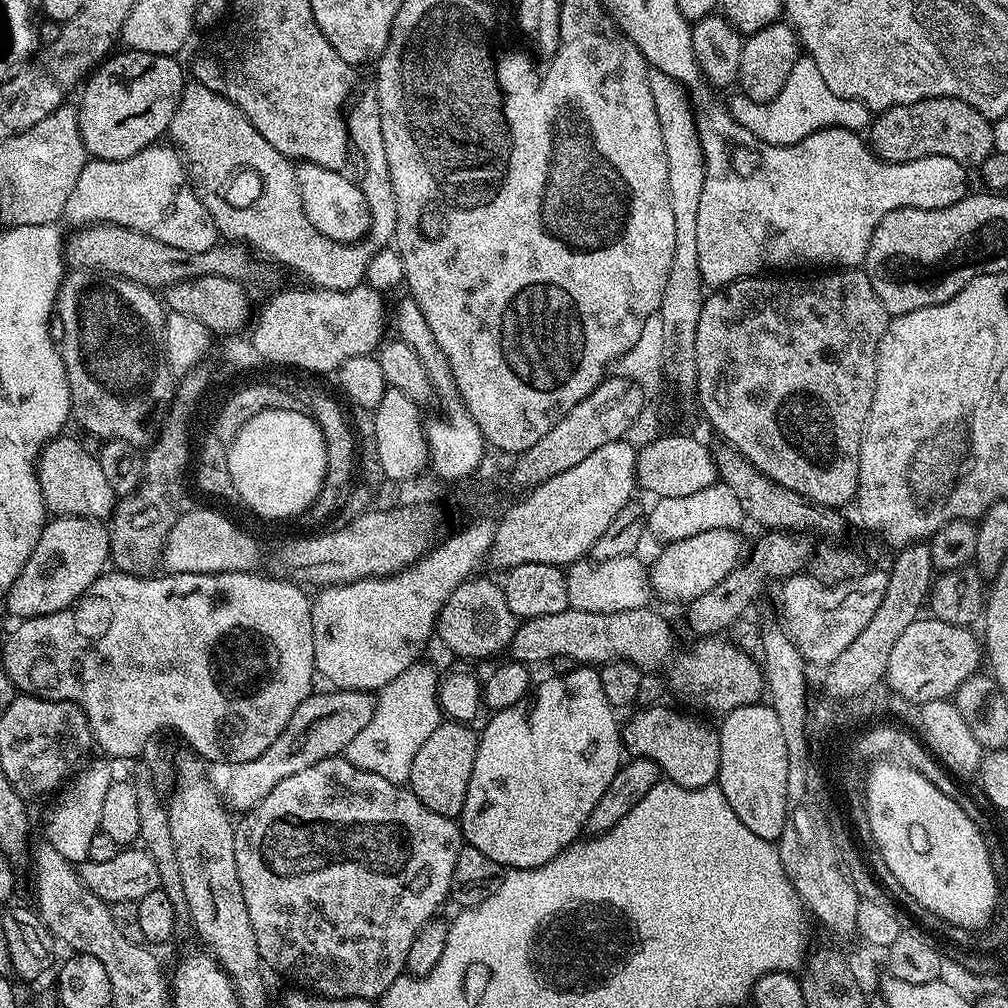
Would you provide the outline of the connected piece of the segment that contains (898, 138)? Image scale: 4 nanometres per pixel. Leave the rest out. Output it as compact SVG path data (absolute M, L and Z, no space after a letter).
M931 96L929 100L913 104L899 104L879 113L870 124L870 133L872 132L870 147L877 156L894 162L910 162L927 156L941 156L942 158L954 158L954 162L965 166L979 166L994 151L992 126L993 121L986 119L981 112L974 110L974 106L970 106L958 98Z

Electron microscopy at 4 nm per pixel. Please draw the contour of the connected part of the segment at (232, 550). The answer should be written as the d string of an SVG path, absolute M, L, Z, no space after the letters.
M192 508L181 511L164 543L162 568L174 574L218 574L242 568L254 560L255 548L247 537L228 524L231 515L212 508Z

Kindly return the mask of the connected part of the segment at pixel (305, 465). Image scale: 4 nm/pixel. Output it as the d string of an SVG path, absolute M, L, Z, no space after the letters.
M266 410L258 414L258 418L250 418L246 426L227 445L229 454L229 470L233 484L240 484L240 492L248 496L248 504L256 504L260 512L268 512L268 516L284 516L284 512L296 512L296 508L304 508L308 500L312 500L312 492L316 492L316 484L320 484L320 472L324 472L324 448L320 448L322 430L310 415L297 410Z

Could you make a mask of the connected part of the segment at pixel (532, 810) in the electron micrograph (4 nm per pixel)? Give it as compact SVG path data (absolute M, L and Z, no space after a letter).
M577 666L570 674L565 676L549 675L547 679L541 684L539 681L535 685L534 691L525 696L524 699L519 700L514 706L501 712L492 712L489 715L488 725L485 726L484 733L482 731L479 733L476 742L474 770L470 774L470 786L466 790L466 802L458 817L460 830L467 847L482 850L482 854L486 854L486 858L498 862L508 870L537 868L550 862L558 853L577 843L579 836L576 835L580 831L582 833L585 831L590 818L590 810L594 810L598 798L602 798L602 794L606 794L606 786L610 786L610 782L614 782L614 774L622 767L622 759L620 760L620 754L622 755L621 725L618 722L616 724L618 712L606 698L605 692L602 691L599 671L592 666Z

